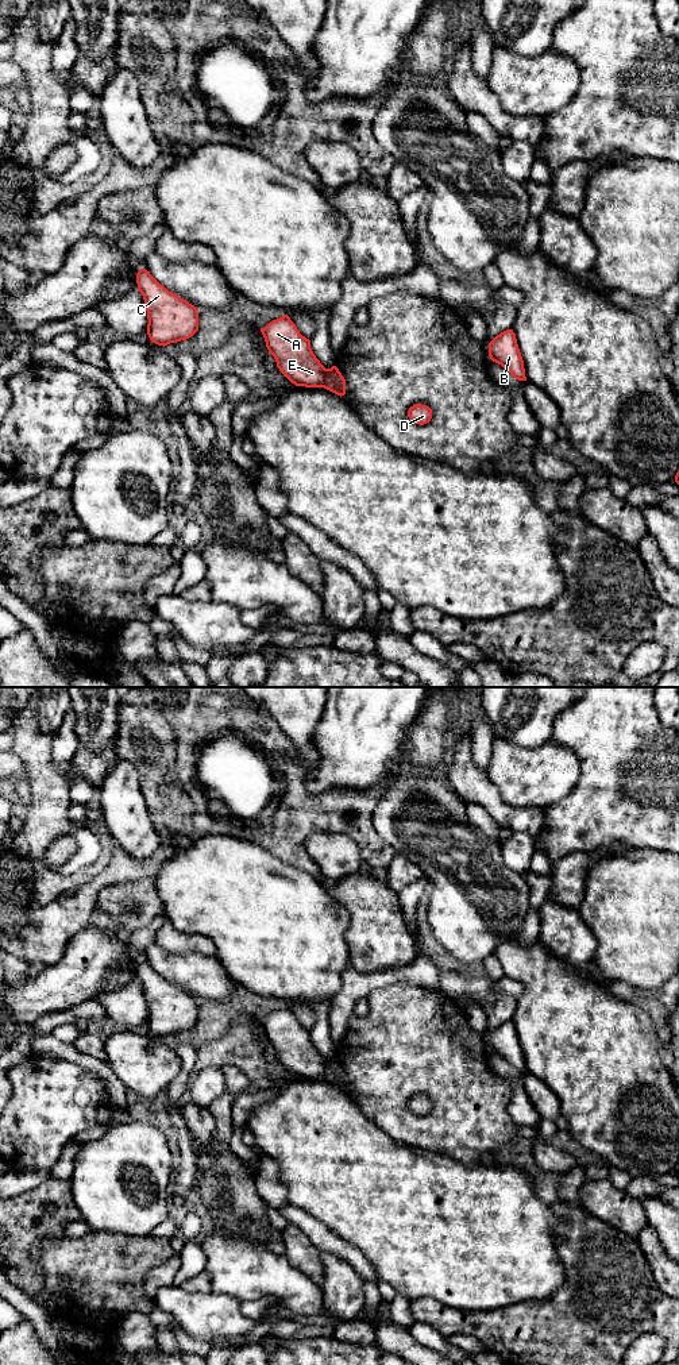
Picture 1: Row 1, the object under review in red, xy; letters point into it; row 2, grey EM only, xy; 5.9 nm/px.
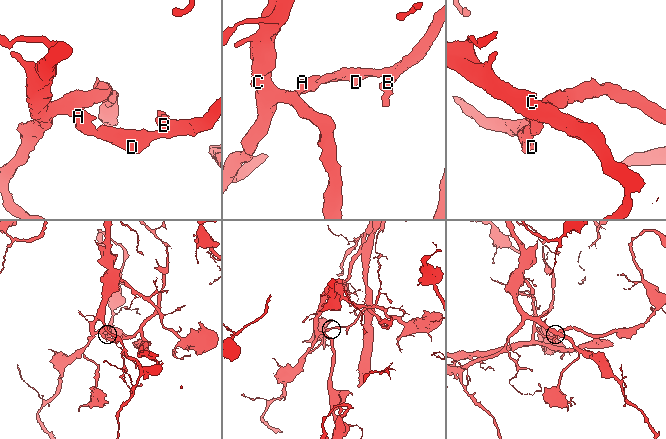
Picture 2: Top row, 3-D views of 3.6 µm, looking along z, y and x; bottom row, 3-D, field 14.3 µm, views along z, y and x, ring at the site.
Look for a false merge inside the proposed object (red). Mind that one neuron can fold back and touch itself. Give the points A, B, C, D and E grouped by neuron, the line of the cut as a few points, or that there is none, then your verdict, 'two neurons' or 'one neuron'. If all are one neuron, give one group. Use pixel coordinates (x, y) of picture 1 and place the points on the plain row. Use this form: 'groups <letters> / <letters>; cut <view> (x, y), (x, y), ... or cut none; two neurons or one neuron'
groups A C E / B D; cut xy (327, 1060), (321, 1078); two neurons

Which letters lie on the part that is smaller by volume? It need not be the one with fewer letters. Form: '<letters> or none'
B, D

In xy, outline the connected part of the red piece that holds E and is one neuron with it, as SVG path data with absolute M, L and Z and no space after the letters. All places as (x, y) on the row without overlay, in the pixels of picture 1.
M288 1006L261 1019L269 1045L279 1063L296 1077L323 1079L327 1060Z

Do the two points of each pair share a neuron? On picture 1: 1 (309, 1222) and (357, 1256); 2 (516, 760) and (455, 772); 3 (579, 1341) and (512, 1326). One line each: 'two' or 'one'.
1: one
2: two
3: one

